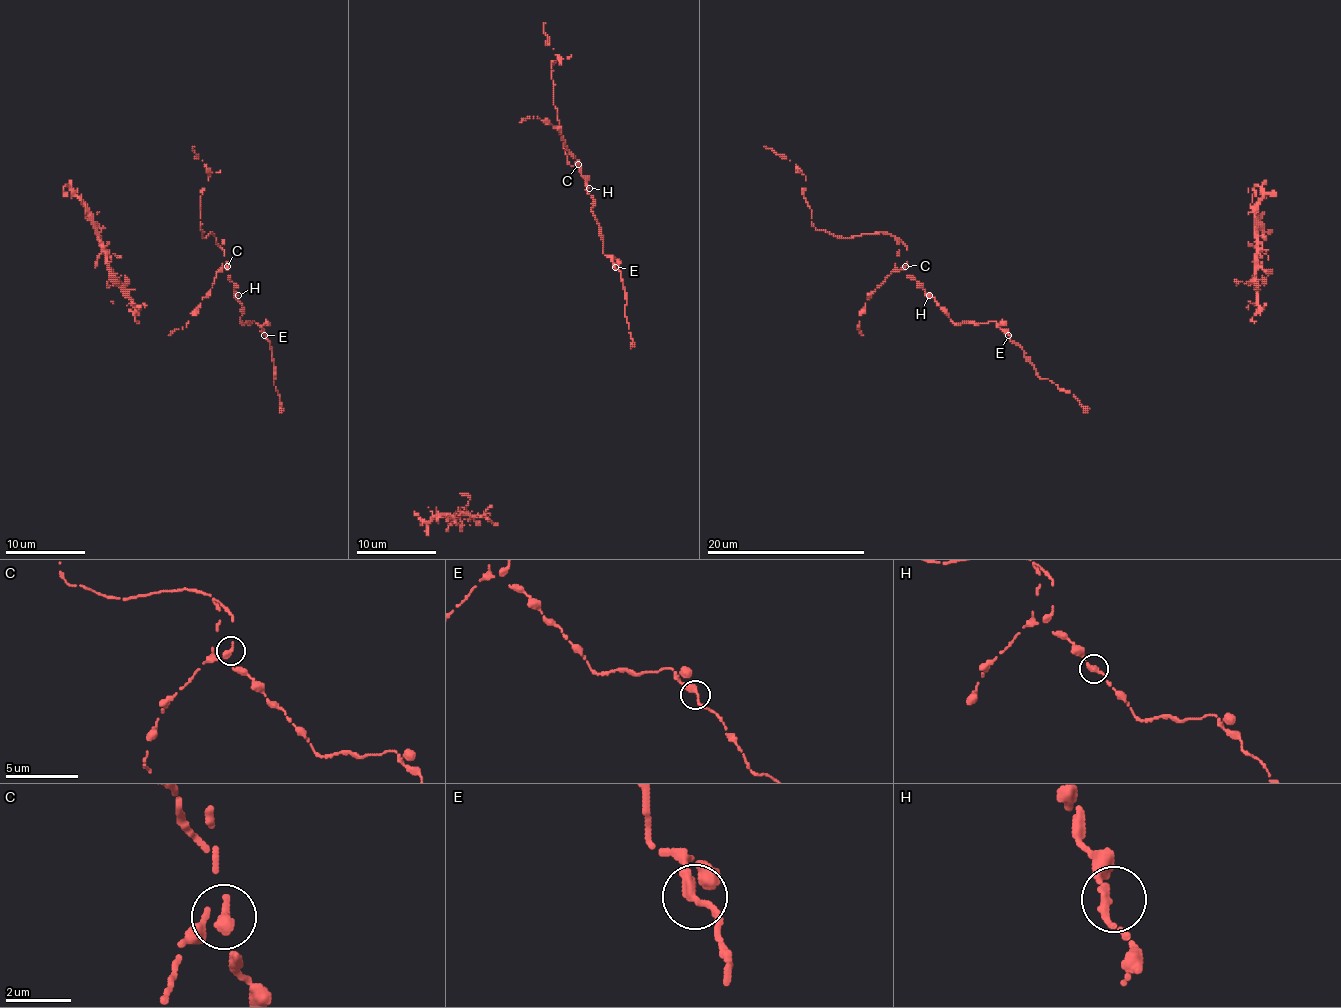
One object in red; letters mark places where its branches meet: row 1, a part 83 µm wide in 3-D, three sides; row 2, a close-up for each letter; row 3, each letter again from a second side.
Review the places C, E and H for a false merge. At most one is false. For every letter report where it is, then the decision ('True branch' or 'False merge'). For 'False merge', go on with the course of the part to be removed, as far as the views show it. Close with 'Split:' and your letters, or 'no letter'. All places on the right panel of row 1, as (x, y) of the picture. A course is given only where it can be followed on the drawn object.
C: Place: (905, 266). False merge. Course of the part to remove: (905, 266), (891, 274), (865, 303), (857, 327), (863, 335)
E: Place: (1008, 335). True branch
H: Place: (929, 295). True branch
Split: C

